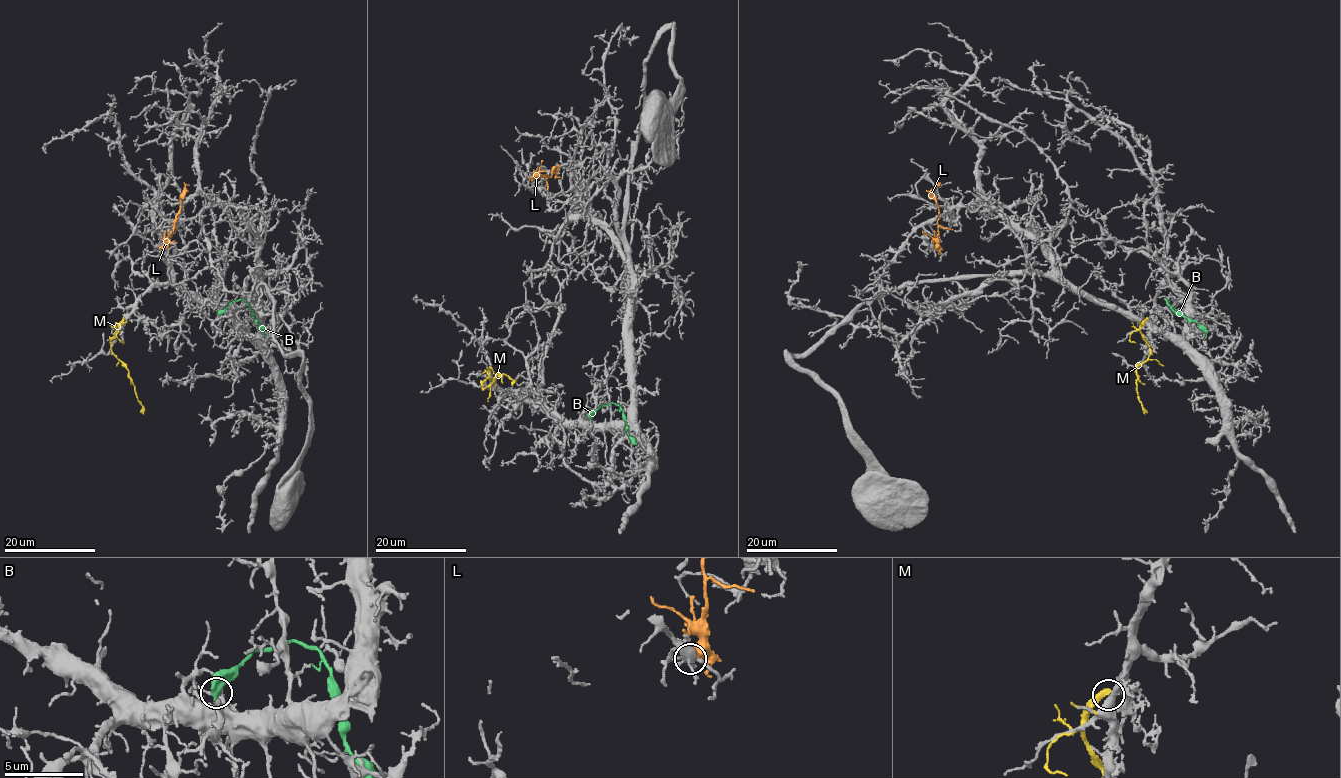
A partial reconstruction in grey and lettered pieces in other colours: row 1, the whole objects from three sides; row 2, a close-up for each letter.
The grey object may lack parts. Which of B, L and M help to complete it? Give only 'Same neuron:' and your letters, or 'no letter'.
Same neuron: no letter

